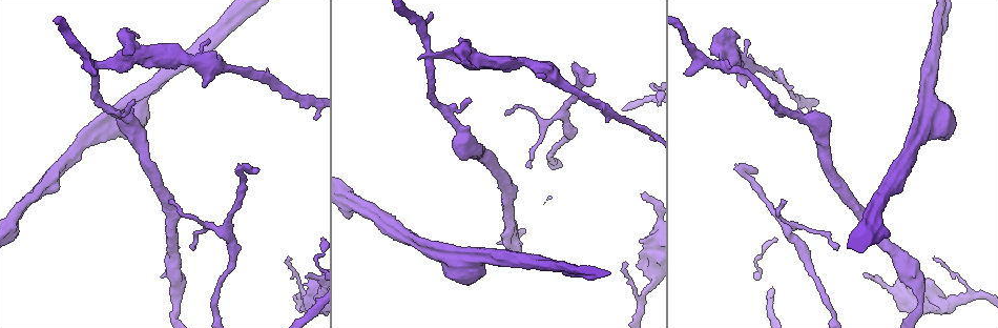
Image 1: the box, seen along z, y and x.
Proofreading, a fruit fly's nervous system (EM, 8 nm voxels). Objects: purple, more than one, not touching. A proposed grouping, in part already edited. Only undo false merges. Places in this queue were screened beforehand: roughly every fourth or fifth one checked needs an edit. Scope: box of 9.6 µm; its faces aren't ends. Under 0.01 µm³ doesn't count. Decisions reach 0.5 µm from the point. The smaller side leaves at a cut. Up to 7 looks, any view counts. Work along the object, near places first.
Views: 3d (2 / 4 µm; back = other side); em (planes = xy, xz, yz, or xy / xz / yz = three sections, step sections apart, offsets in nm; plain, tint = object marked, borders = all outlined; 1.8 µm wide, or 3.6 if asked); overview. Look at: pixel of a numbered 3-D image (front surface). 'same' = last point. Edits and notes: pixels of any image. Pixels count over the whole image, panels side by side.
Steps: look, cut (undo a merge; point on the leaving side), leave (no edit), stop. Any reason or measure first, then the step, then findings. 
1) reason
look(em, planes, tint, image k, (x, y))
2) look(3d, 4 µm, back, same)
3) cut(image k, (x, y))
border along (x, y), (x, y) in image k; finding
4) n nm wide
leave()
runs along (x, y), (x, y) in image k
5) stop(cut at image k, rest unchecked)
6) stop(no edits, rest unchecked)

abrupt turn
look(em, xy, step 8, tint, image 1, (107, 111))

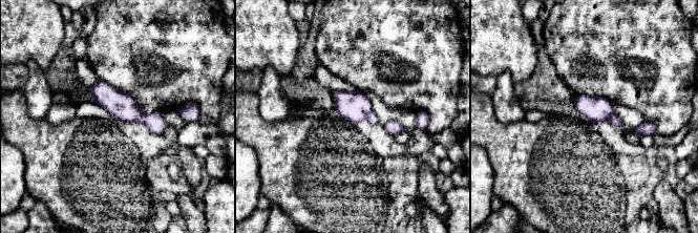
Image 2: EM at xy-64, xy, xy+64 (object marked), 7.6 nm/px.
another direction
look(em, planes, tint, same)

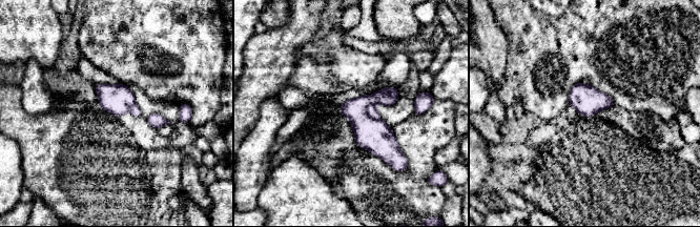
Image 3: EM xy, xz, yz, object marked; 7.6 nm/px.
leave()
one neuron here

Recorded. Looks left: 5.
branch point
look(3d, 2 µm, image 1, (433, 53))

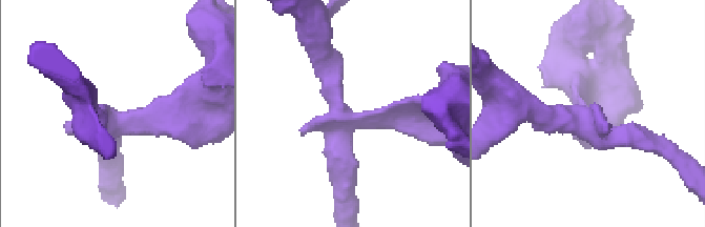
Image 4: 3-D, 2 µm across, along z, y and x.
now the EM
look(em, planes, tint, image 4, (595, 130))

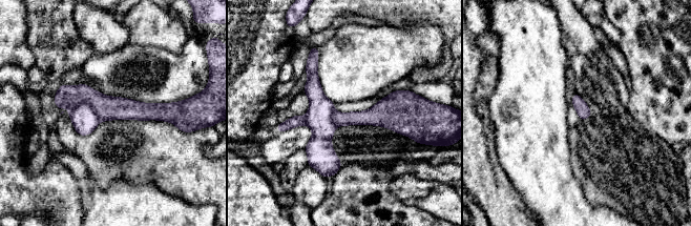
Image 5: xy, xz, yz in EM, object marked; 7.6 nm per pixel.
100 nm wide
cut(image 5, (84, 118))
the part that leaves runs along (314, 60), (326, 173) in image 5; two neurons meet here

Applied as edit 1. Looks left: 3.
redraw
look(overview)

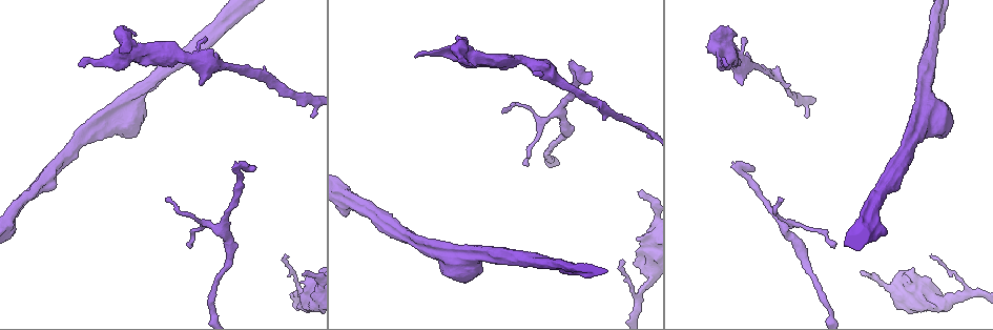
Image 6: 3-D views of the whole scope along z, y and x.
look(em, planes, tint, image 6, (560, 265))

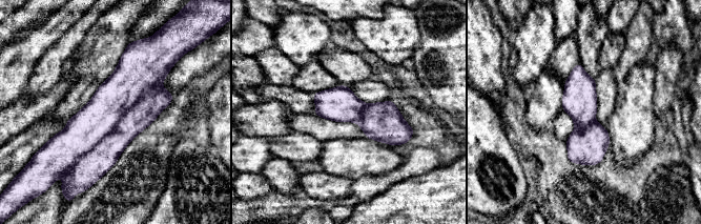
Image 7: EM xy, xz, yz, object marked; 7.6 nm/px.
cut(image 7, (104, 155))
the part that leaves runs along (169, 97), (81, 163) in image 7; a second neuron is stuck on

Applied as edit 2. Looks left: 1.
stop(cut at image 5, cut at image 7, rest unchecked)

